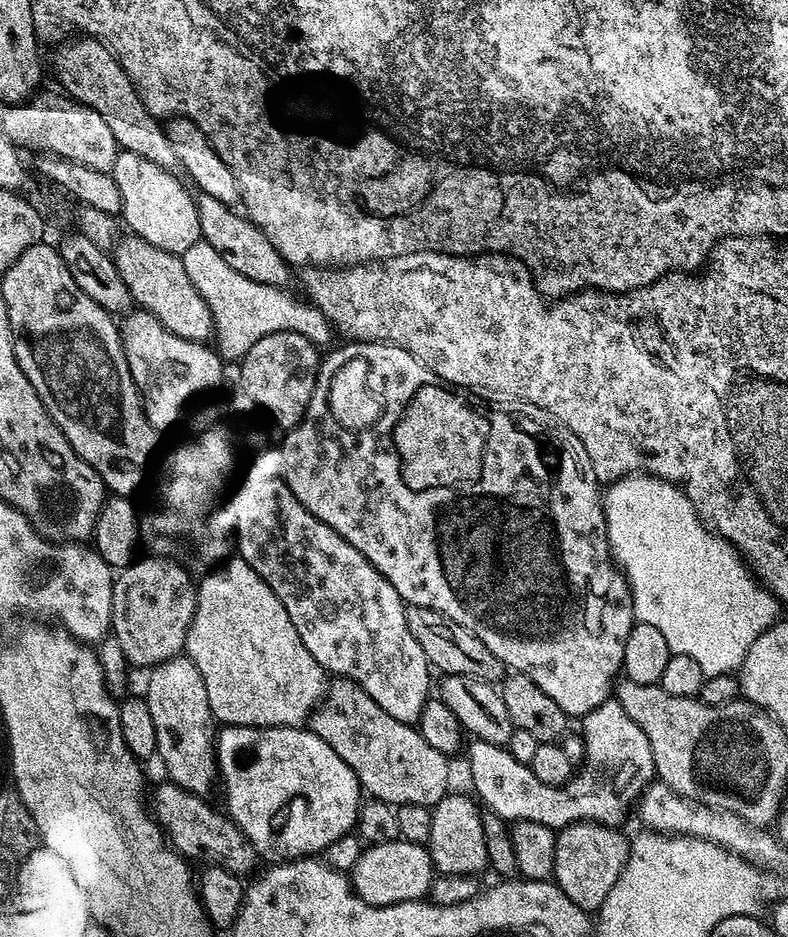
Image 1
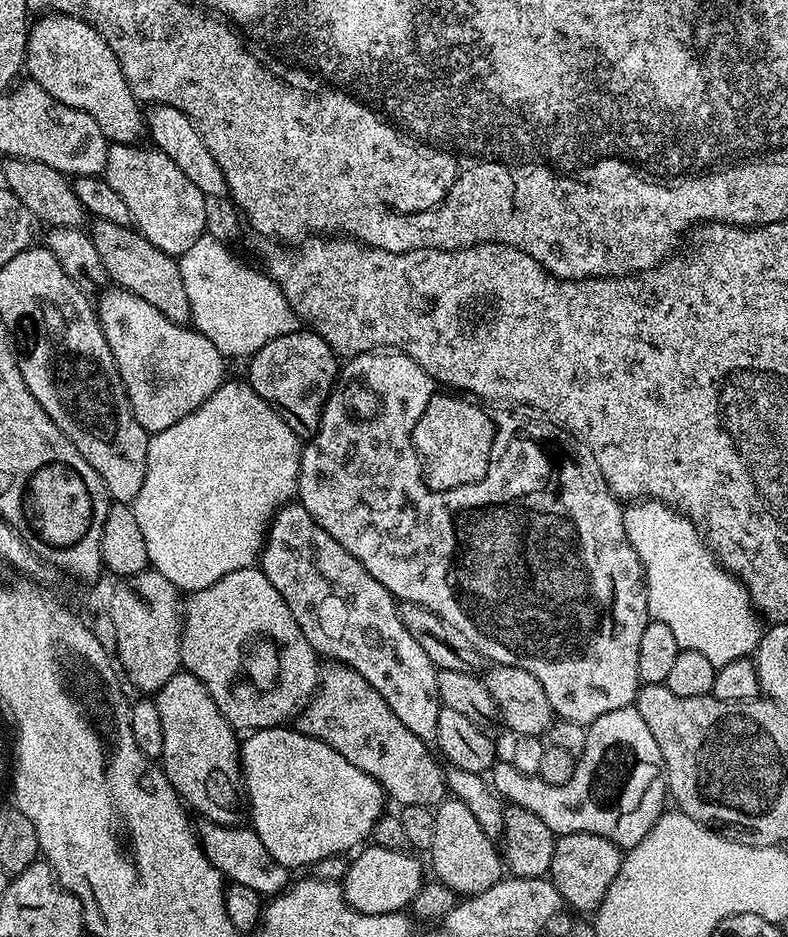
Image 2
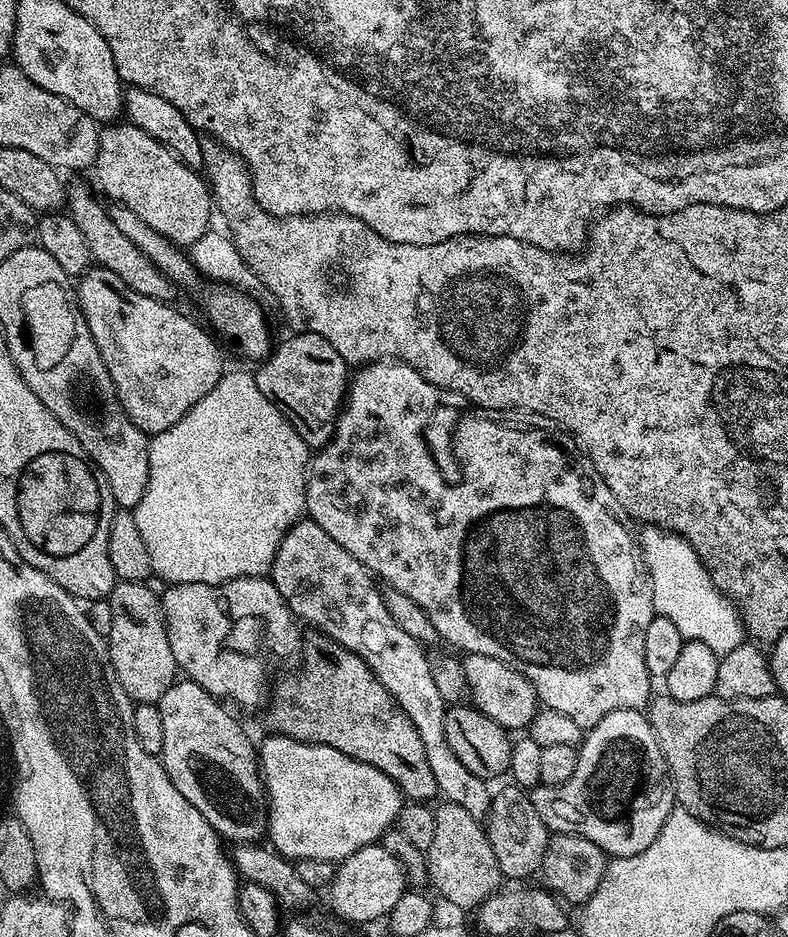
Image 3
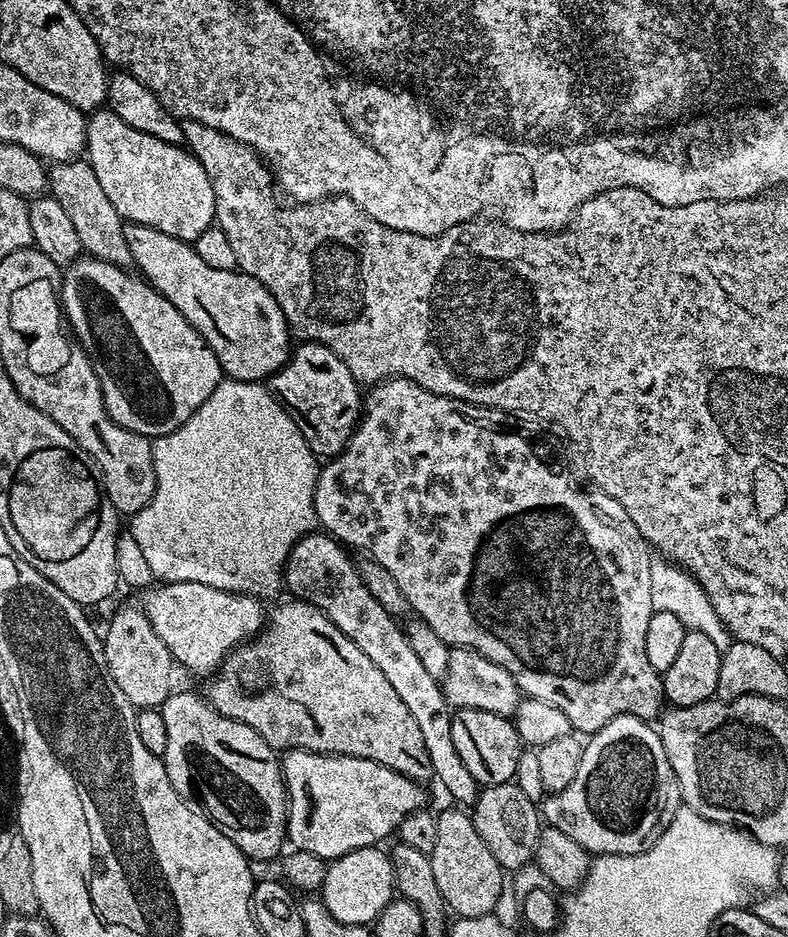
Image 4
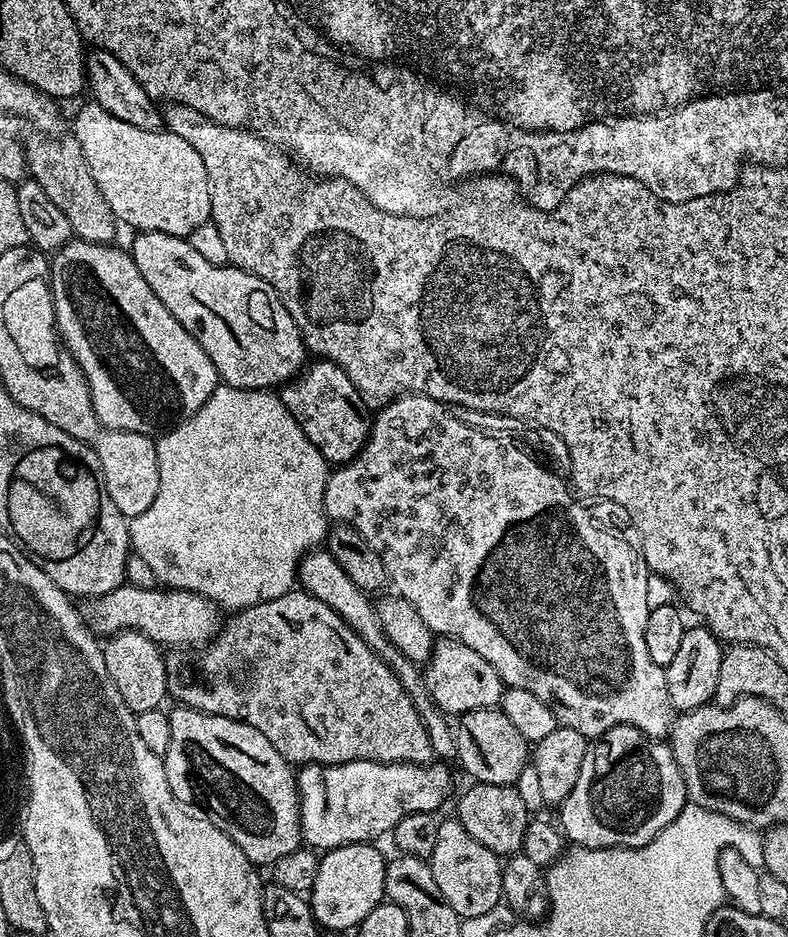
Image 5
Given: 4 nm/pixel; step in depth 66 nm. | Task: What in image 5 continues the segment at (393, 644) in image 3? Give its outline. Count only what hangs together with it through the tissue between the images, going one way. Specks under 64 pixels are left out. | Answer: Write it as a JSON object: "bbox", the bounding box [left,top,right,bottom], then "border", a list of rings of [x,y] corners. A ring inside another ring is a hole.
{"bbox":[298,550,456,761],"border":[[[313,550],[300,561],[298,584],[303,591],[318,598],[318,602],[326,602],[326,606],[330,606],[330,610],[334,610],[334,614],[342,617],[346,626],[350,626],[350,630],[354,630],[354,634],[358,634],[358,638],[362,638],[362,642],[371,646],[389,664],[398,678],[398,682],[402,682],[404,689],[412,696],[414,706],[426,726],[426,734],[432,743],[433,753],[441,761],[451,761],[456,754],[456,737],[453,725],[450,723],[449,717],[432,703],[430,694],[424,688],[421,669],[412,663],[410,657],[398,651],[386,638],[386,634],[376,617],[376,608],[369,593],[354,586],[354,582],[350,582],[346,570],[342,570],[342,566],[338,566],[338,562],[334,562],[334,558],[327,550]]]}

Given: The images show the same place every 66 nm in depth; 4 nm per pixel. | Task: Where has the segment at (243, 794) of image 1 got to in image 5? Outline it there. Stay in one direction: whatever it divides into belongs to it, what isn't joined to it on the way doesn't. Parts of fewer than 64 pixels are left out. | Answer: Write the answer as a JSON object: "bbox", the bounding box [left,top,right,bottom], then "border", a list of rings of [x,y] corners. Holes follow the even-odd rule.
{"bbox":[296,760,452,850],"border":[[[359,760],[358,762],[350,762],[349,764],[305,764],[299,769],[296,777],[296,789],[300,795],[300,834],[303,843],[313,850],[327,850],[337,848],[338,846],[346,846],[347,844],[363,844],[365,842],[375,841],[375,836],[391,833],[396,824],[403,818],[415,812],[435,813],[436,808],[440,808],[444,804],[444,799],[448,796],[448,791],[452,788],[452,776],[448,773],[449,765],[444,762],[433,762],[431,764],[379,764],[378,762],[370,762],[369,760]]]}

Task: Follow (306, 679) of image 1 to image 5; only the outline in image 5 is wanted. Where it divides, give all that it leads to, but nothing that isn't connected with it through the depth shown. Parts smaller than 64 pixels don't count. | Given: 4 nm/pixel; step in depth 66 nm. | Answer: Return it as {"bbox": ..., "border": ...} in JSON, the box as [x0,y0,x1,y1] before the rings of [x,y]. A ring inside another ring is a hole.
{"bbox":[83,582,222,650],"border":[[[125,582],[110,590],[110,594],[93,596],[85,599],[83,604],[83,620],[93,633],[111,638],[117,632],[141,632],[155,644],[169,644],[169,649],[172,650],[199,649],[214,639],[222,623],[221,609],[213,600],[207,600],[197,592],[187,592],[181,588],[139,588]]]}

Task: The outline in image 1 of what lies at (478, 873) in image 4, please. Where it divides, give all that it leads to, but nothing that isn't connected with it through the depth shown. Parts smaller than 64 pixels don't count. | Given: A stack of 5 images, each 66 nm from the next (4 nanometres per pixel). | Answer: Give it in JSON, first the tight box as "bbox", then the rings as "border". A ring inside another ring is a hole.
{"bbox":[430,792,490,876],"border":[[[455,792],[442,797],[432,808],[430,851],[443,875],[476,876],[483,868],[487,869],[490,864],[484,833],[485,817],[480,816],[481,805],[471,795],[468,797]]]}

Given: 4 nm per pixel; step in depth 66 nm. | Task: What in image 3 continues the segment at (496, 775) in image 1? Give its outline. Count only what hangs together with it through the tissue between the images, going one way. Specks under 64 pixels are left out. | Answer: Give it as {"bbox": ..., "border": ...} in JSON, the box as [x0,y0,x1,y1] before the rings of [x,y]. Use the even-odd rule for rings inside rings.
{"bbox":[530,708,677,858],"border":[[[635,708],[614,710],[587,729],[570,782],[557,788],[540,784],[531,789],[530,795],[538,818],[553,833],[586,838],[612,858],[642,854],[658,838],[677,803],[652,724],[643,711]]]}

